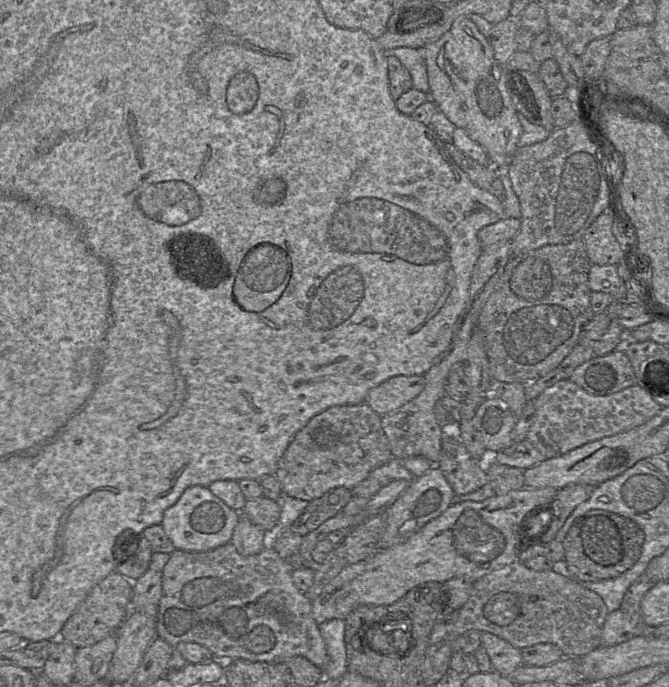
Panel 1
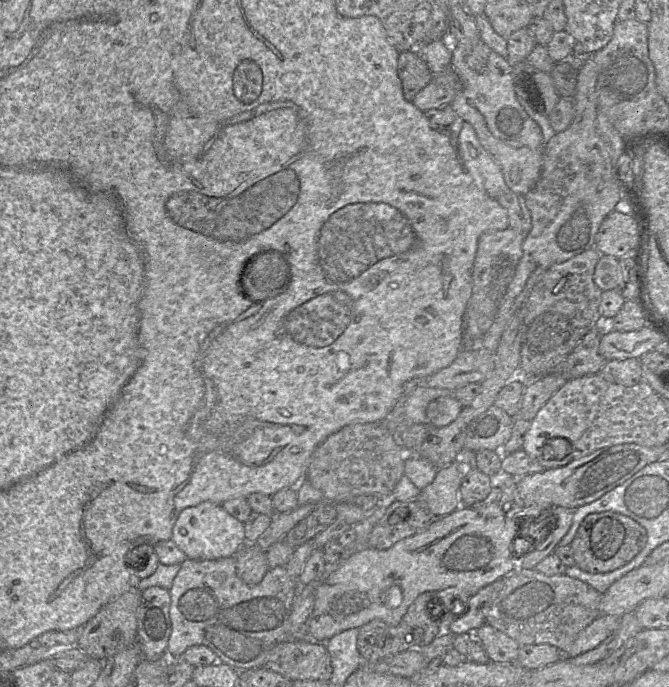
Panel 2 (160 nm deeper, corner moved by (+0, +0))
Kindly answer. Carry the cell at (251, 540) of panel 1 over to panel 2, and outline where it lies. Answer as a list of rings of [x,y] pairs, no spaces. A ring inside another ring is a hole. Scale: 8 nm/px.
[[[244,544],[233,558],[238,577],[248,585],[260,583],[269,569],[266,550],[255,544]]]

